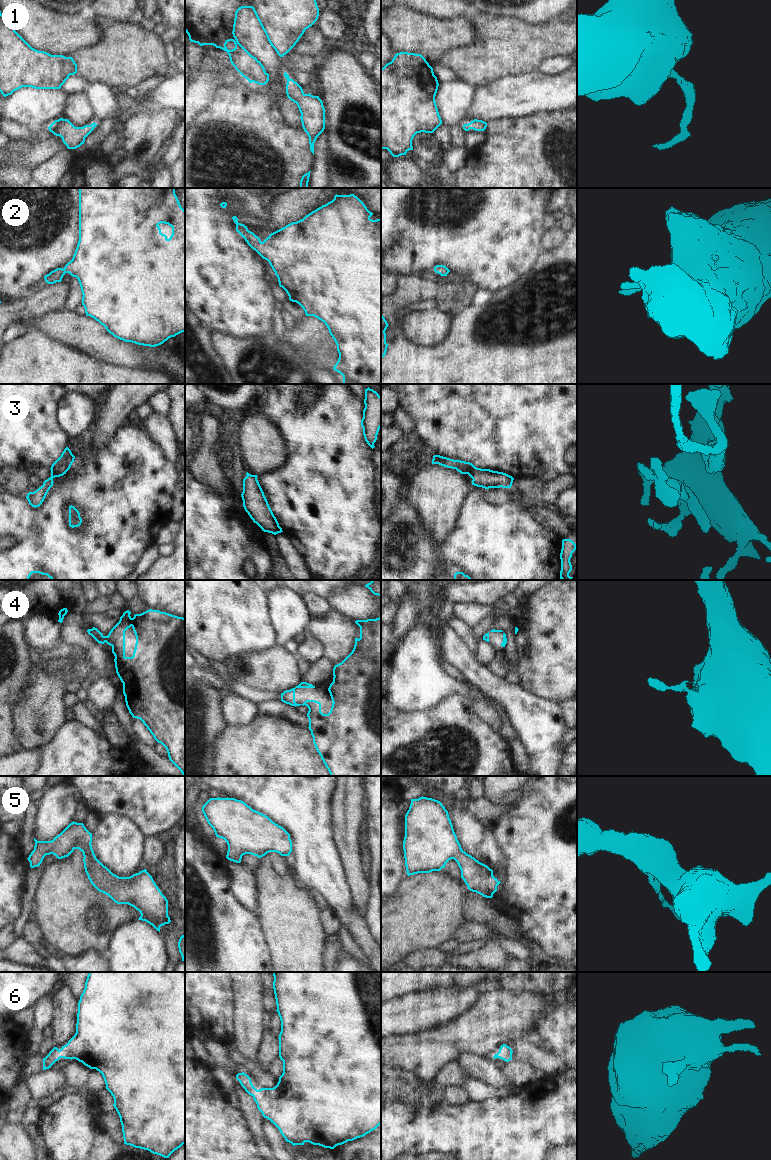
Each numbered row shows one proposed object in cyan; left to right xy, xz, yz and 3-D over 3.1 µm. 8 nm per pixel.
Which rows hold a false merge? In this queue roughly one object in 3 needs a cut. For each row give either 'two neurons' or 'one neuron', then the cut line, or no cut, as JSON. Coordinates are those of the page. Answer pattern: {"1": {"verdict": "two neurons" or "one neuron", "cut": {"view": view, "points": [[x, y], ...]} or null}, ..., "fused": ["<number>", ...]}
{"1": {"verdict": "one neuron", "cut": null}, "2": {"verdict": "one neuron", "cut": null}, "3": {"verdict": "one neuron", "cut": null}, "4": {"verdict": "one neuron", "cut": null}, "5": {"verdict": "one neuron", "cut": null}, "6": {"verdict": "one neuron", "cut": null}, "fused": []}

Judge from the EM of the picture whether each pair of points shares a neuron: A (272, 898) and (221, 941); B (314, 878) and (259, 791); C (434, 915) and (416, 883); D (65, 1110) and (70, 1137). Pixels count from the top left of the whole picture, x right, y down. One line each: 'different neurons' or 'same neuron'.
A: different neurons
B: same neuron
C: same neuron
D: same neuron

